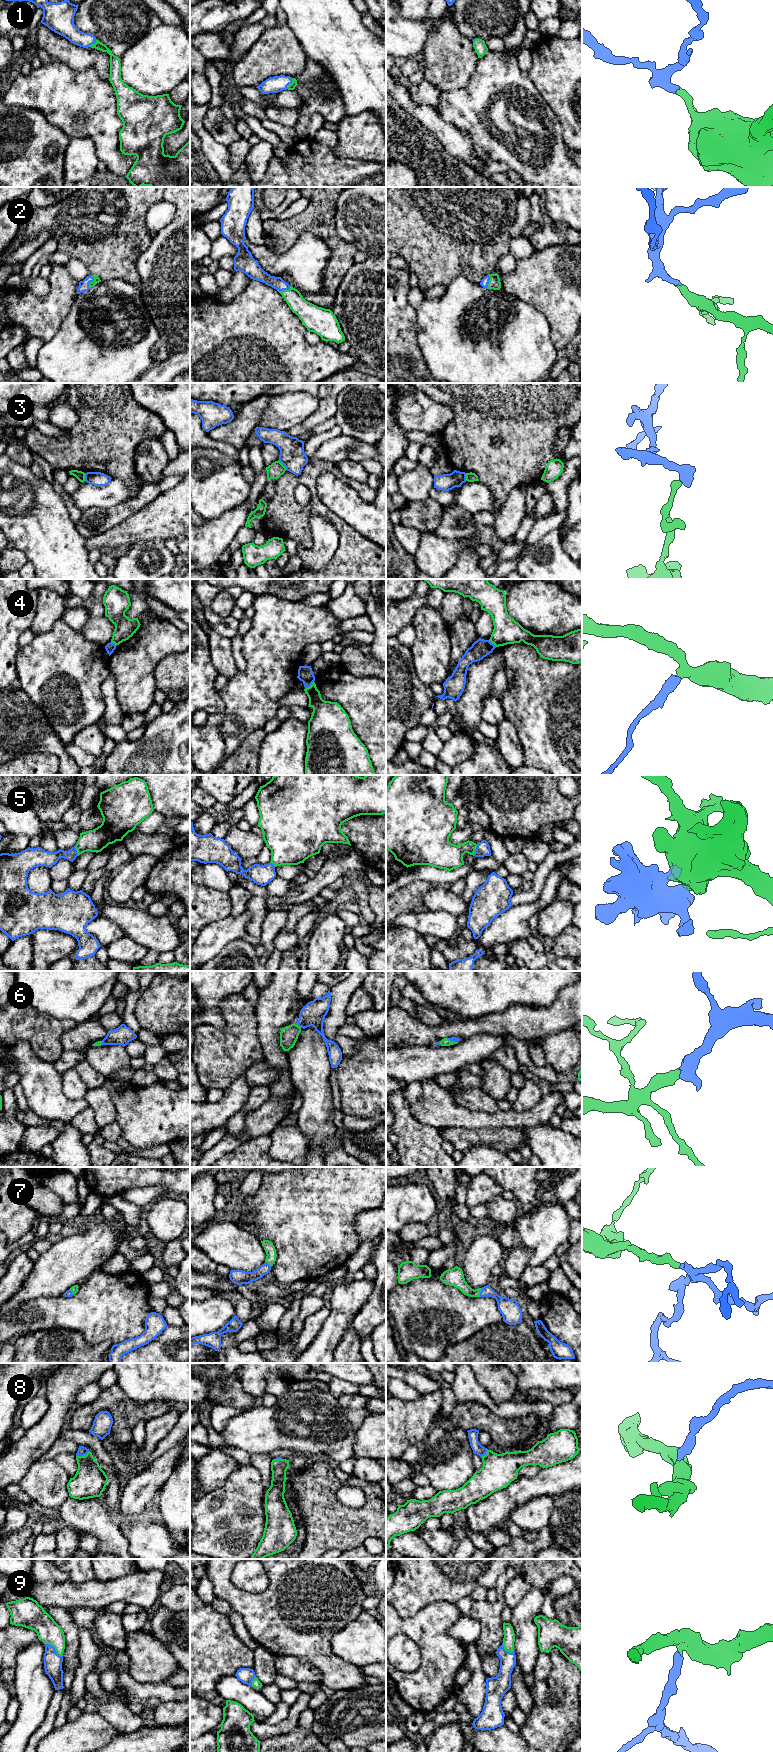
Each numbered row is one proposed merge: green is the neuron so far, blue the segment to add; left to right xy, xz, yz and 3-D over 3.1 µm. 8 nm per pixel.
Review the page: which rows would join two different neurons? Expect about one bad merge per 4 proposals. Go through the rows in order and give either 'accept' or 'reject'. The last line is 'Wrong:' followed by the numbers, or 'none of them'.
1: accept
2: accept
3: reject
4: reject
5: reject
6: accept
7: accept
8: accept
9: accept
Wrong: 3, 4, 5

